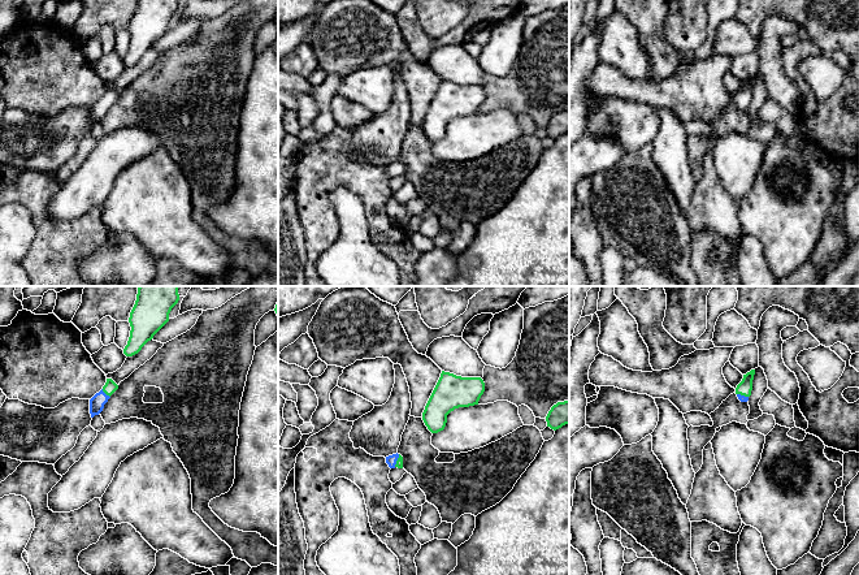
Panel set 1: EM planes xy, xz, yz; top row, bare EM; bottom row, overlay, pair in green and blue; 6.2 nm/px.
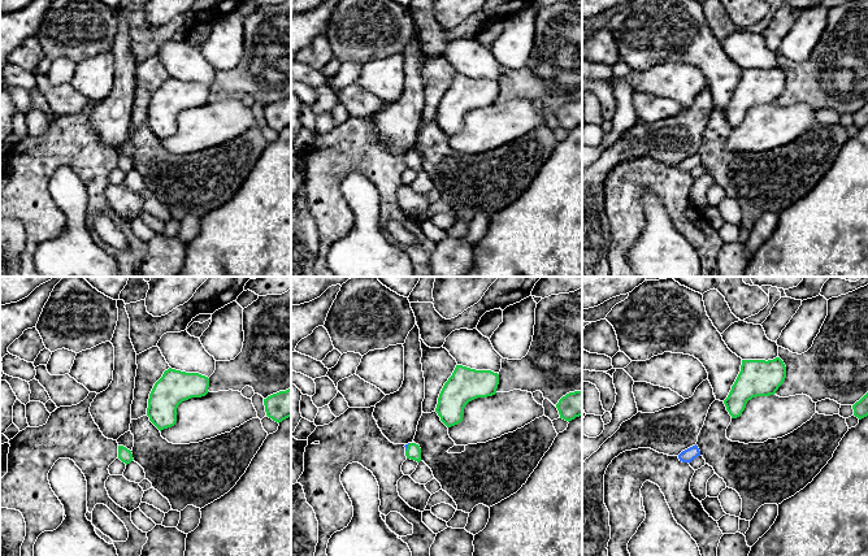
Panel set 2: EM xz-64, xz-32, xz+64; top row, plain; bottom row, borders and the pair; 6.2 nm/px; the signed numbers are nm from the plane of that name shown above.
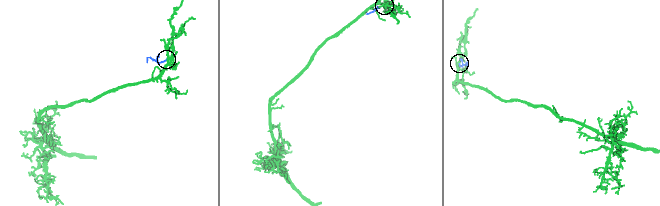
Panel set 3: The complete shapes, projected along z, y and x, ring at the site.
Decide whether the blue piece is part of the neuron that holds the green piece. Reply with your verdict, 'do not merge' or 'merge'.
merge

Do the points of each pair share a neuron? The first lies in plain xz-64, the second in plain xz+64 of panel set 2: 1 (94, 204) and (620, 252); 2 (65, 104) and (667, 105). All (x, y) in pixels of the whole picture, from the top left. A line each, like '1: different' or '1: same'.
1: same
2: same

